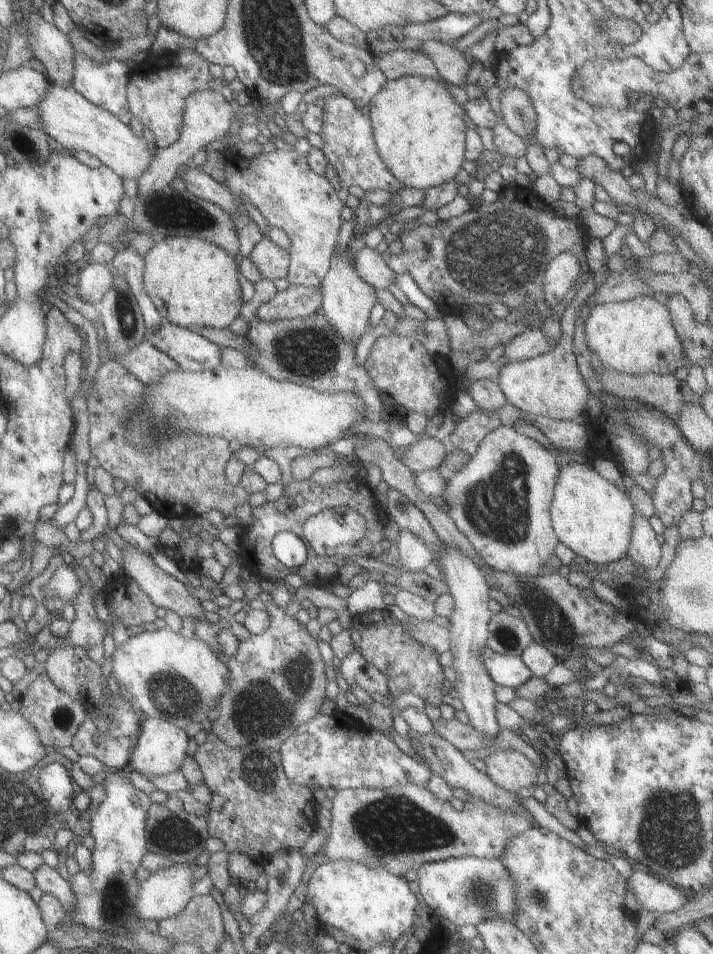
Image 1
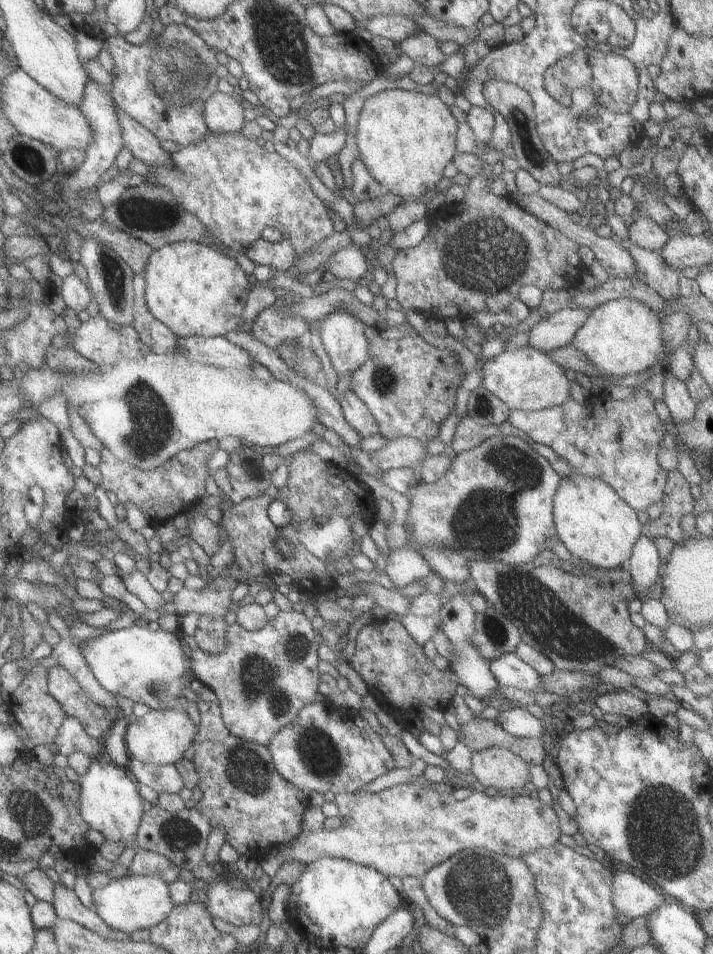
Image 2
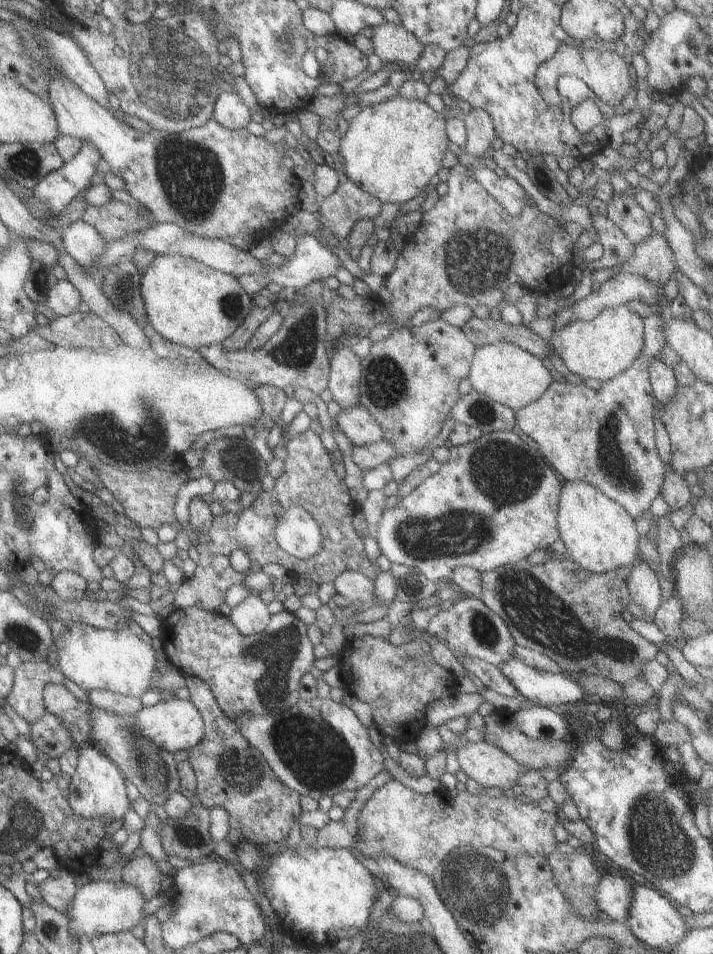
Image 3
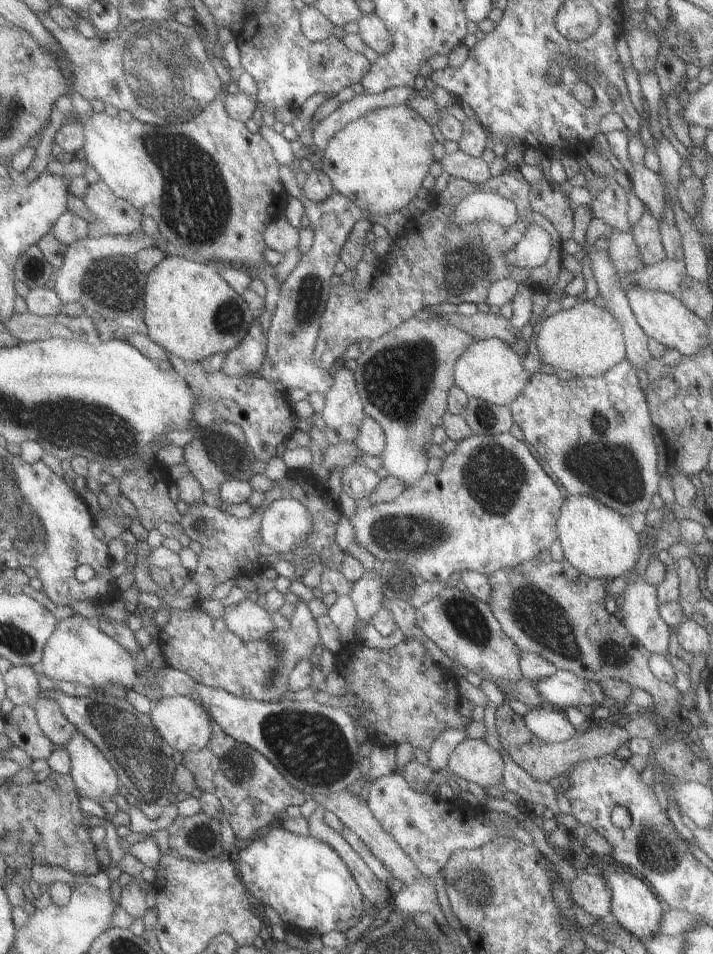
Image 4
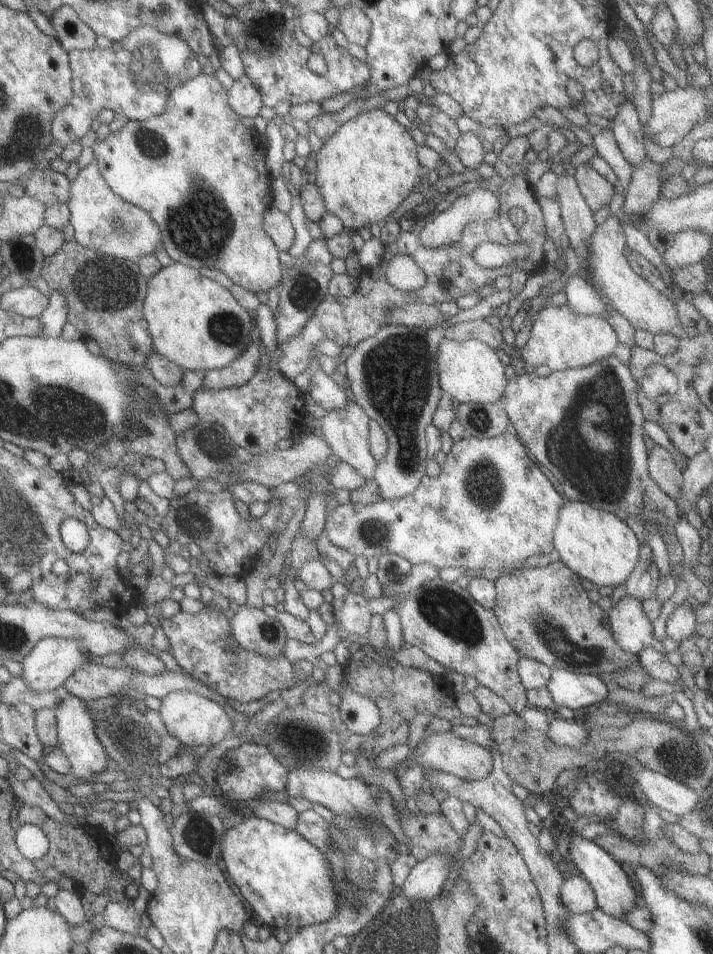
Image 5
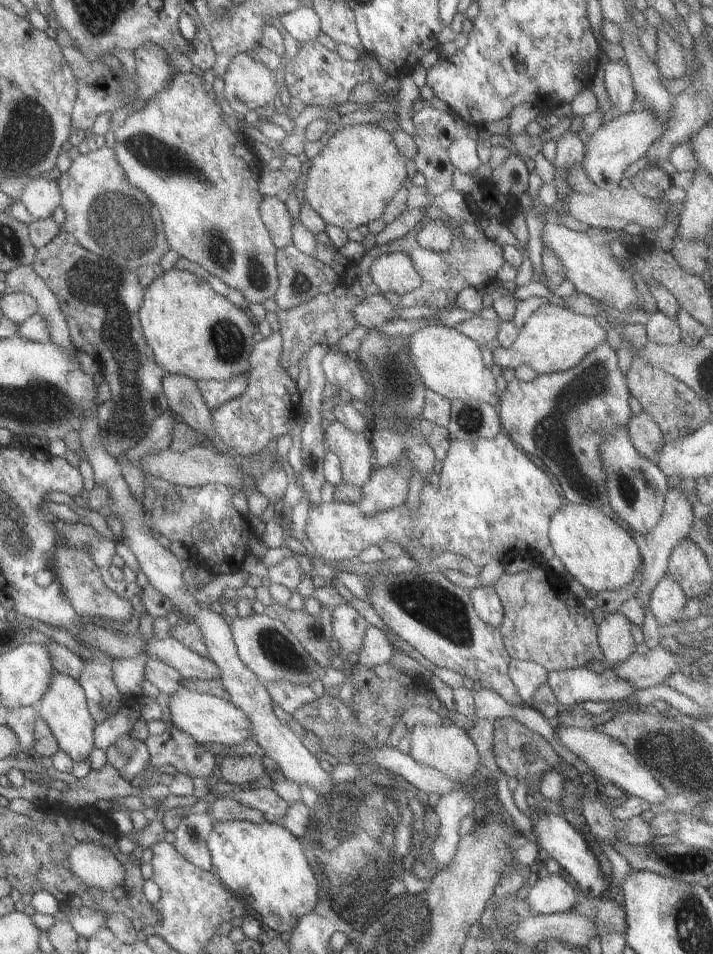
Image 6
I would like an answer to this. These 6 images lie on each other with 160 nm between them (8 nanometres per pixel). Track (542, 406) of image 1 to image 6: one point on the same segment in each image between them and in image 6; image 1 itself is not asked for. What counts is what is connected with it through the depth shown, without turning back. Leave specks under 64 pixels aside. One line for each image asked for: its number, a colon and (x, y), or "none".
2: (524, 378)
3: (512, 377)
4: (488, 369)
5: (469, 371)
6: (448, 363)

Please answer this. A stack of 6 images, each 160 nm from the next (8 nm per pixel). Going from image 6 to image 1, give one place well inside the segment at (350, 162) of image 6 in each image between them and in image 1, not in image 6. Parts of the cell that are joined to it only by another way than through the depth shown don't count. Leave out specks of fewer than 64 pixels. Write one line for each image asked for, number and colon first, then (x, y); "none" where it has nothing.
1: (417, 129)
2: (404, 138)
3: (391, 148)
4: (377, 161)
5: (365, 169)

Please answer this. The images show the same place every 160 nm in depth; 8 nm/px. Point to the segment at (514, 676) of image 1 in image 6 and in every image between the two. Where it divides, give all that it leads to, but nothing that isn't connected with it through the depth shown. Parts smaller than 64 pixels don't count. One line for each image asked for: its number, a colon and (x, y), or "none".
2: (508, 670)
3: (539, 688)
4: (561, 689)
5: (572, 690)
6: (570, 687)

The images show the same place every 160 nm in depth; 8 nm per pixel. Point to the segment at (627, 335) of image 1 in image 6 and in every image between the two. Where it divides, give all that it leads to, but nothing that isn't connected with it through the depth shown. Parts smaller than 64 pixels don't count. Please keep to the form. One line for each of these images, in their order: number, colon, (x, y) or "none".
2: (621, 337)
3: (605, 345)
4: (586, 340)
5: (560, 339)
6: (552, 339)

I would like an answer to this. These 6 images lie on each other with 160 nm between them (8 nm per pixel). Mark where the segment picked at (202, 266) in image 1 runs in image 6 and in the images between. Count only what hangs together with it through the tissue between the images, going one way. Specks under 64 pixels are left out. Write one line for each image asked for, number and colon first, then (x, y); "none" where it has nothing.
2: (192, 289)
3: (185, 302)
4: (189, 310)
5: (192, 321)
6: (192, 331)

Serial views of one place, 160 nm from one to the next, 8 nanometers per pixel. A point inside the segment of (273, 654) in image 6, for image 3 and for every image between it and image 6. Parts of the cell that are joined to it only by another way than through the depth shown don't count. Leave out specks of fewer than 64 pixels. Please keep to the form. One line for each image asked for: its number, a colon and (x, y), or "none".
3: (250, 616)
4: (245, 619)
5: (250, 628)

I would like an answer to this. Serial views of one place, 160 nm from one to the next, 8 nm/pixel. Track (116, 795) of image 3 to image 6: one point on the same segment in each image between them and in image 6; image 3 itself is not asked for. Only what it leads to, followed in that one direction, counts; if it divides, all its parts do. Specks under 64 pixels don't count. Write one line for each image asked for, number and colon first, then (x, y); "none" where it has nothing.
4: (93, 777)
5: (75, 736)
6: (63, 707)

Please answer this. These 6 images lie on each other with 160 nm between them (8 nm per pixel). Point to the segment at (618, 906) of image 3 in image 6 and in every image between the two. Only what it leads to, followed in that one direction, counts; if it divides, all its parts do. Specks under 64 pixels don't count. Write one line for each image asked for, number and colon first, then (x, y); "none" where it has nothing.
4: (591, 893)
5: (575, 894)
6: (549, 893)

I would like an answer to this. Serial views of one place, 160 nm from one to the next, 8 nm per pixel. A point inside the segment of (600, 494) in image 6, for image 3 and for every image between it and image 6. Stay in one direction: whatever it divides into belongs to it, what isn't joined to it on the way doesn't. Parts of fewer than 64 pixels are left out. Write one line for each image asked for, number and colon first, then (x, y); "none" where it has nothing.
3: (605, 437)
4: (617, 469)
5: (597, 455)

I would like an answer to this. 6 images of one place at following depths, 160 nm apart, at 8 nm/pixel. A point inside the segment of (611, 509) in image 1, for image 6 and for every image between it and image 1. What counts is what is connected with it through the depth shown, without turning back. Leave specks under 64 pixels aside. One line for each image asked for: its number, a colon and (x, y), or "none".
2: (592, 522)
3: (598, 534)
4: (598, 542)
5: (595, 545)
6: (600, 555)

